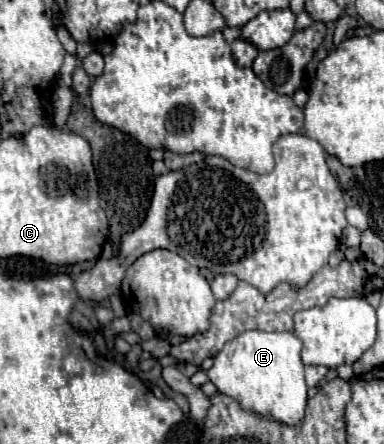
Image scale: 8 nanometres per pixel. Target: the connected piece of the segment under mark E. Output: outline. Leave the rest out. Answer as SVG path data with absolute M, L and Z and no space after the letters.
M250 330L226 342L214 358L214 366L206 372L218 392L238 400L242 408L256 414L272 414L282 424L300 424L306 410L304 364L300 360L302 342L292 332L260 332Z

